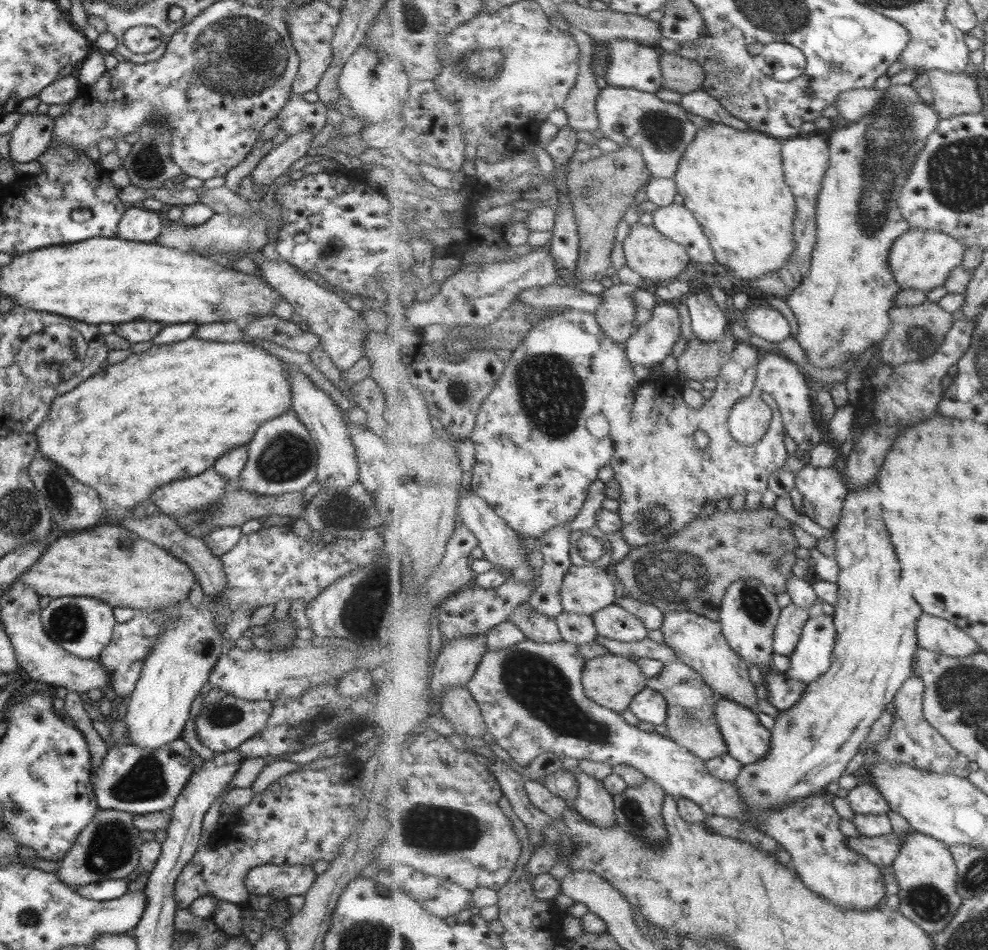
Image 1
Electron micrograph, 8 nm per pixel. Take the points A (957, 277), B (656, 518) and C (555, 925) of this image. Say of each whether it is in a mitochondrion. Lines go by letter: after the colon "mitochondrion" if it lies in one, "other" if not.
A: other
B: mitochondrion
C: other

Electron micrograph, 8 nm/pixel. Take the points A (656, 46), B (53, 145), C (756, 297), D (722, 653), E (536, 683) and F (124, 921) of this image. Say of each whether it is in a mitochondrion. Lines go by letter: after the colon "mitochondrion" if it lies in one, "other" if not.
A: other
B: other
C: other
D: other
E: mitochondrion
F: other

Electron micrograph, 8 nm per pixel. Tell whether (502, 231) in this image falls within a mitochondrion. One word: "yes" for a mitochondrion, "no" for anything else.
no

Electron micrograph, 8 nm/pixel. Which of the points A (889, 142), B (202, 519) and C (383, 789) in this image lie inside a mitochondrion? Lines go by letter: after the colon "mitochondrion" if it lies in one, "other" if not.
A: mitochondrion
B: mitochondrion
C: other

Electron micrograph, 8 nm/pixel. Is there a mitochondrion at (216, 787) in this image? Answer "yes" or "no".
no

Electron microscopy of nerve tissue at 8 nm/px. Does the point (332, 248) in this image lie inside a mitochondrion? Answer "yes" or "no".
yes

